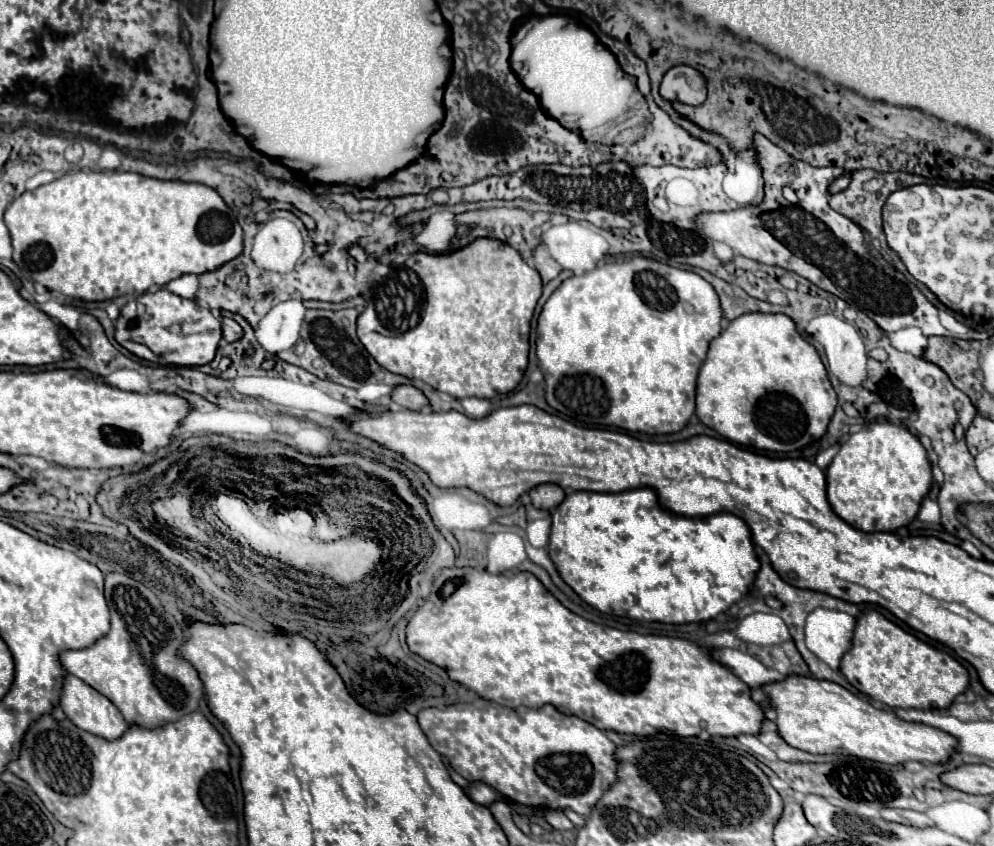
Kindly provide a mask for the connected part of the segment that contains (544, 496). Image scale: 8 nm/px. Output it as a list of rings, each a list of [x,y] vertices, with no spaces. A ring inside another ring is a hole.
[[[544,483],[544,485],[536,485],[534,489],[530,489],[530,499],[532,499],[532,505],[536,509],[554,509],[562,503],[564,499],[564,489],[560,485],[554,485],[554,483]]]

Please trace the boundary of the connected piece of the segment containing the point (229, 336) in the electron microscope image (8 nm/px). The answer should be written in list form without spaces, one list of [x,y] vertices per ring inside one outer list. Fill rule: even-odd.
[[[224,317],[224,319],[222,319],[222,335],[224,335],[224,339],[226,339],[228,343],[232,343],[232,341],[238,341],[238,339],[244,335],[244,331],[242,331],[242,327],[240,327],[234,319]]]

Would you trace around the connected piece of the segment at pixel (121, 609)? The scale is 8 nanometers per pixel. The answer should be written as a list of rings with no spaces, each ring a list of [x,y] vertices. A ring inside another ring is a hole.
[[[126,573],[104,575],[104,597],[110,609],[110,631],[90,647],[60,651],[60,665],[68,673],[80,677],[84,683],[94,687],[104,697],[108,697],[120,709],[128,723],[152,729],[196,711],[198,701],[204,695],[204,685],[192,663],[178,657],[178,651],[186,641],[184,627],[174,619],[172,613],[164,609],[162,601],[156,597],[156,593],[152,593],[150,587],[146,587],[142,581],[136,581]]]

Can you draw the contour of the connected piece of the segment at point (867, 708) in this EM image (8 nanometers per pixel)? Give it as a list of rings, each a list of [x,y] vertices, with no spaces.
[[[786,677],[780,683],[766,685],[764,691],[776,705],[776,725],[782,739],[802,751],[808,753],[838,753],[838,755],[852,755],[868,761],[888,763],[888,765],[904,765],[906,761],[920,761],[920,763],[946,763],[952,753],[956,751],[956,739],[936,727],[924,723],[912,723],[900,719],[892,709],[876,709],[868,701],[852,695],[848,689],[832,683],[832,681],[818,681],[812,677]]]

